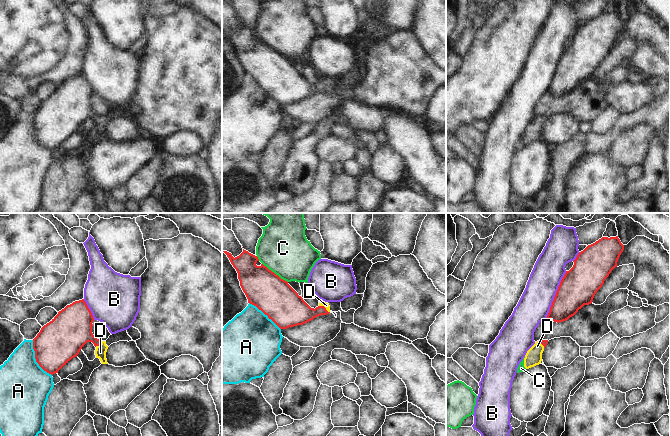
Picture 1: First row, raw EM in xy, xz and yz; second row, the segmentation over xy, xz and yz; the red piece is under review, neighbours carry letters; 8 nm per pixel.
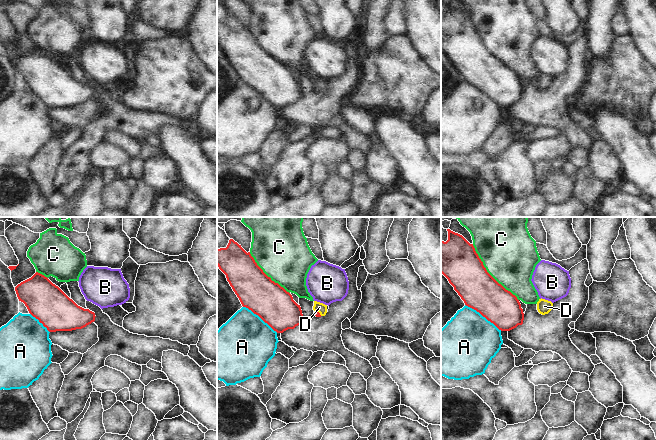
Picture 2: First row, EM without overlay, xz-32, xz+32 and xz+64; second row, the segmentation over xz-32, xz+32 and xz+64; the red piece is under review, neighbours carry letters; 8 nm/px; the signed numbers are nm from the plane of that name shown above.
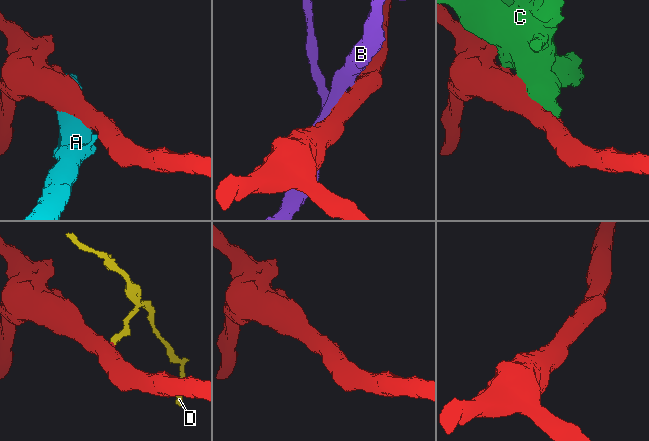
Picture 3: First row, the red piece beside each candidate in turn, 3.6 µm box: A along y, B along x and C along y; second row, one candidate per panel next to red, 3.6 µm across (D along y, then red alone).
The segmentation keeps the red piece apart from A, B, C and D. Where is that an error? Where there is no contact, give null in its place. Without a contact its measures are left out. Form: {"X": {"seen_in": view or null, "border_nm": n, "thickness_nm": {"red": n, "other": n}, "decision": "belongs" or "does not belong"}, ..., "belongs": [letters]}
{"A": {"seen_in": "xy", "border_nm": 320, "thickness_nm": {"red": 340, "other": 400}, "decision": "does not belong"}, "B": {"seen_in": "yz", "border_nm": 400, "thickness_nm": {"red": 300, "other": 260}, "decision": "does not belong"}, "C": {"seen_in": "xz", "border_nm": 260, "thickness_nm": {"red": 300, "other": 400}, "decision": "does not belong"}, "D": {"seen_in": "xy", "border_nm": 70, "thickness_nm": {"red": 320, "other": 90}, "decision": "belongs"}, "belongs": ["D"]}

